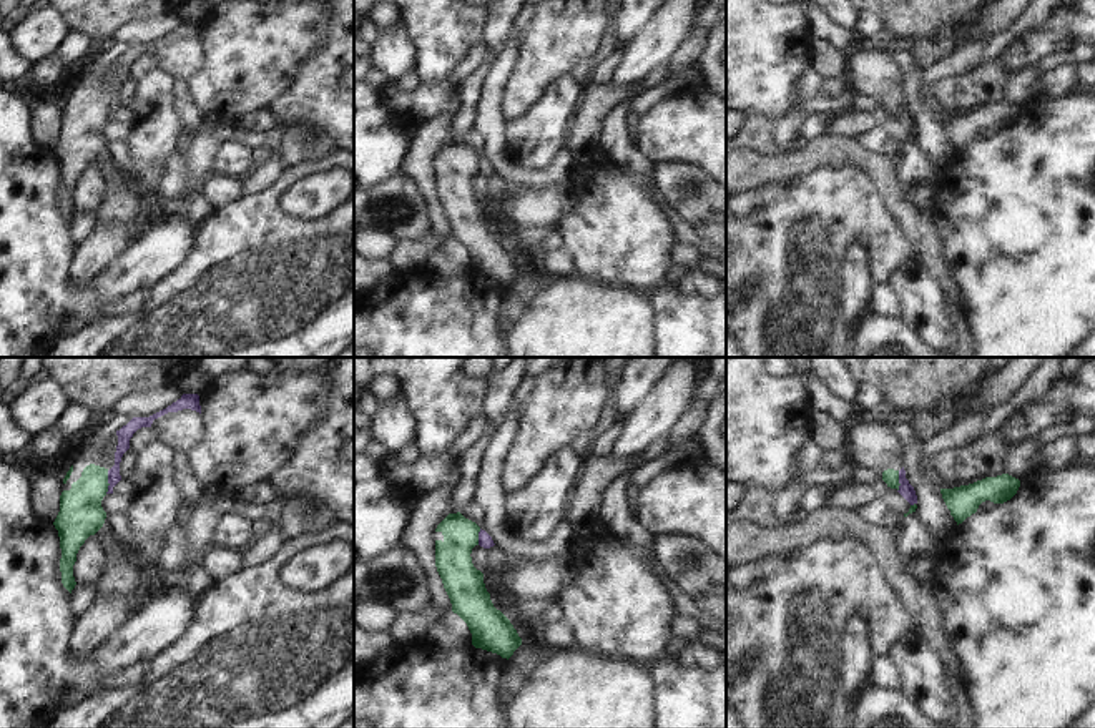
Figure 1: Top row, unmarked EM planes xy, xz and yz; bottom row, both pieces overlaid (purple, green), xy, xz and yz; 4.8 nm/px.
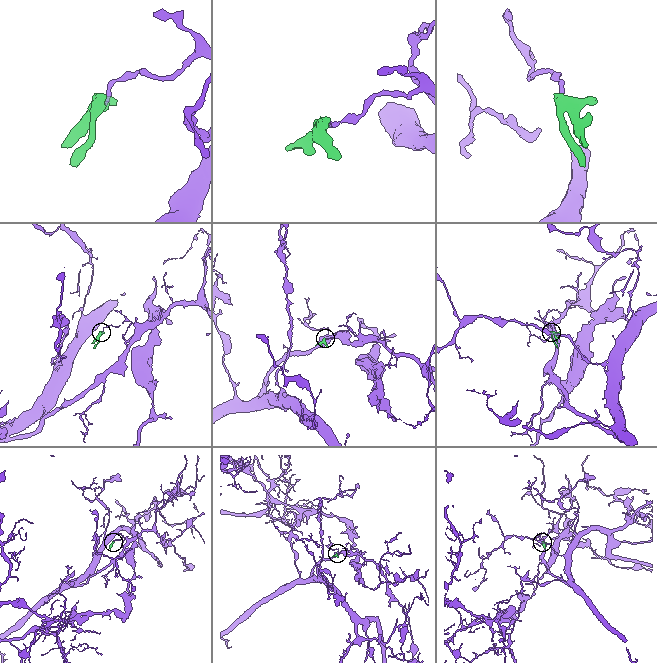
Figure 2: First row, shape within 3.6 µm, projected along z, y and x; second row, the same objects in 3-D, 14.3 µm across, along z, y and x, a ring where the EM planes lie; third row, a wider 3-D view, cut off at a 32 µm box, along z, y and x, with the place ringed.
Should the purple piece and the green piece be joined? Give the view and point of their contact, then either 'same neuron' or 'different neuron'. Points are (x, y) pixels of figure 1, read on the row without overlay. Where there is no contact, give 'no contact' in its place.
xy (108, 110) | different neuron

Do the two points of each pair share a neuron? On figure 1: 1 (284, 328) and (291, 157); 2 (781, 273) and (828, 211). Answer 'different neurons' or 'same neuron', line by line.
1: different neurons
2: same neuron

